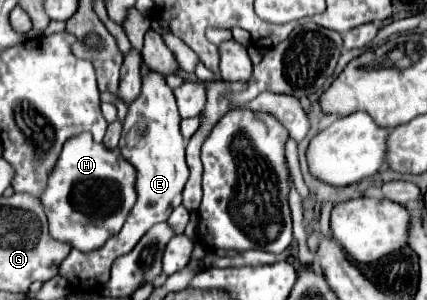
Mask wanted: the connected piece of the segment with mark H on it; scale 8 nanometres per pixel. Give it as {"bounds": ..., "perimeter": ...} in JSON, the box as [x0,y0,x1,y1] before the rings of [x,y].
{"bounds":[40,134,136,252],"perimeter":[[[80,134],[80,136],[70,138],[64,144],[62,154],[60,154],[54,170],[50,172],[48,186],[42,192],[40,200],[46,208],[46,216],[52,226],[52,236],[56,240],[68,242],[72,248],[76,248],[80,252],[94,252],[102,244],[106,244],[108,238],[118,234],[122,224],[126,222],[126,218],[136,202],[136,170],[130,162],[126,162],[122,158],[118,148],[110,150],[104,144],[94,142],[92,134]]]}

